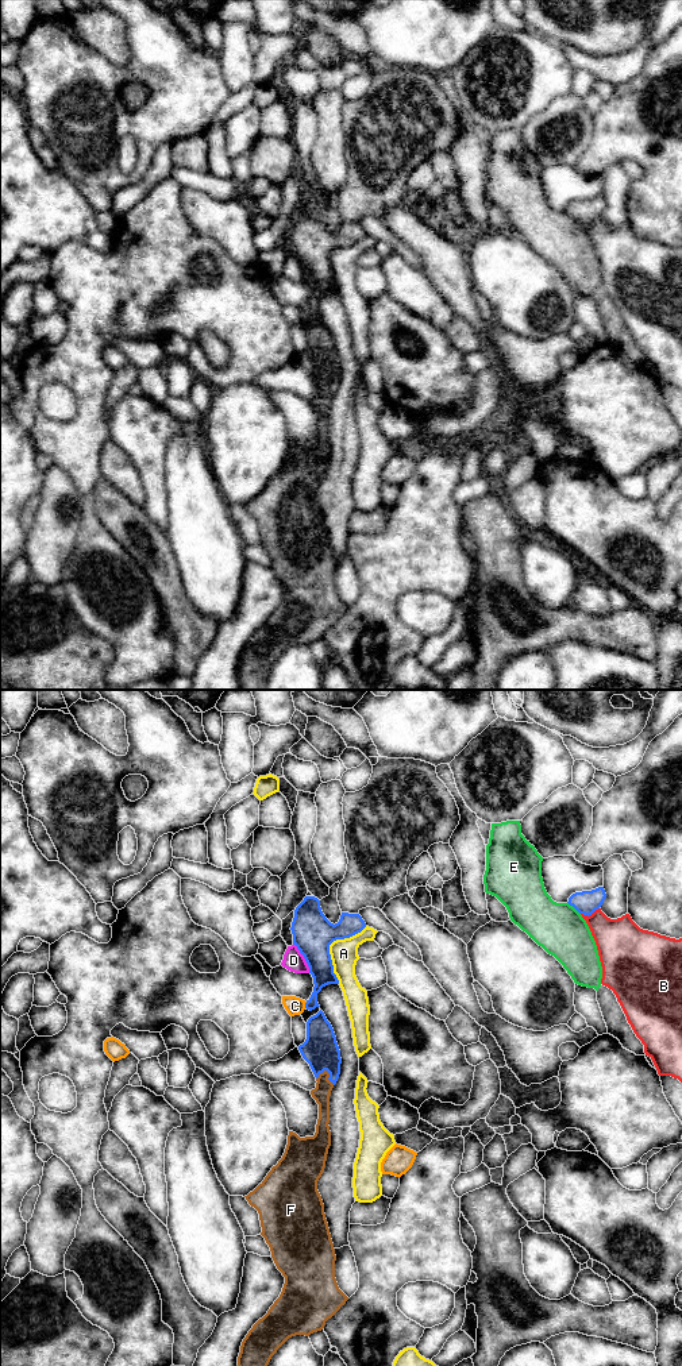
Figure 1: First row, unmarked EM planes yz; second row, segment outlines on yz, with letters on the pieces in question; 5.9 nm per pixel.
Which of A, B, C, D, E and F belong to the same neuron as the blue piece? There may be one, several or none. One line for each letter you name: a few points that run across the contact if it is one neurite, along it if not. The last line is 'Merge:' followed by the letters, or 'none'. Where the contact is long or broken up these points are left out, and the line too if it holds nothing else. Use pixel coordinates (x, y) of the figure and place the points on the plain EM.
F: Line: yz (320, 359), (328, 381), (322, 401)
Merge: F

